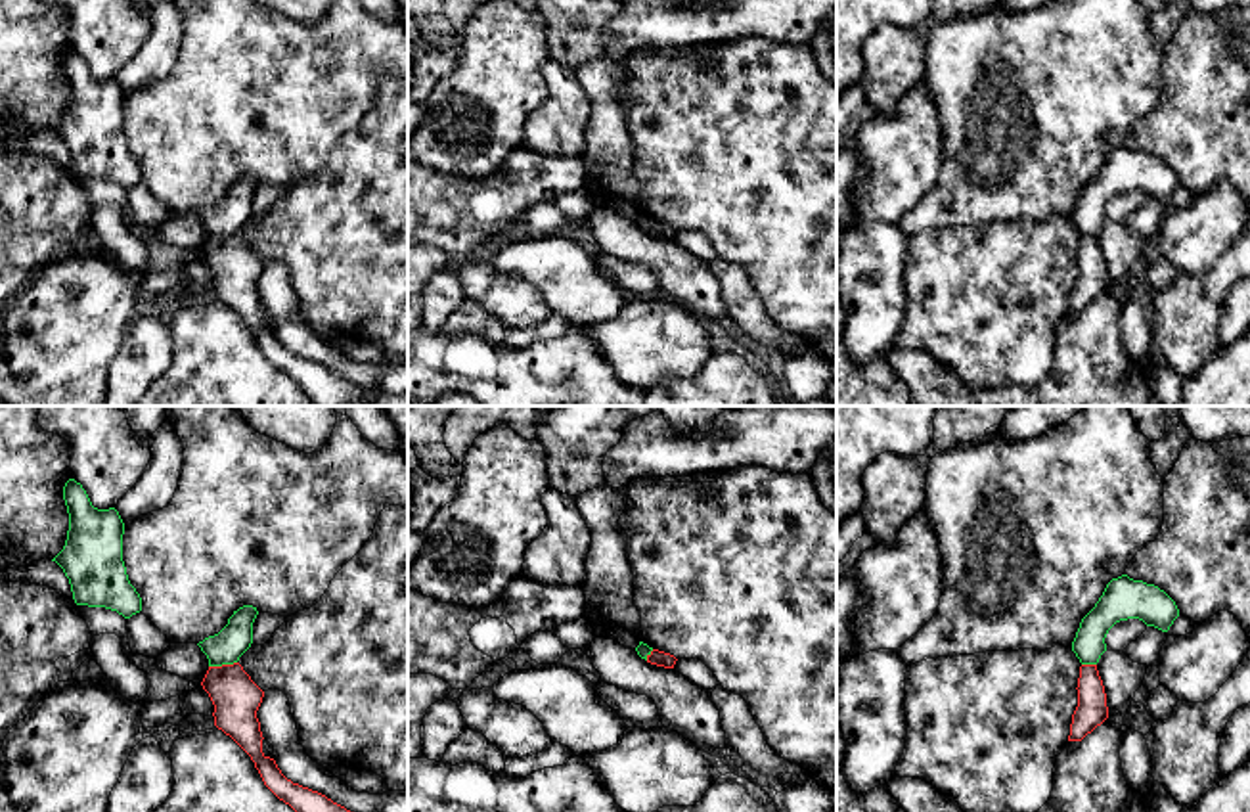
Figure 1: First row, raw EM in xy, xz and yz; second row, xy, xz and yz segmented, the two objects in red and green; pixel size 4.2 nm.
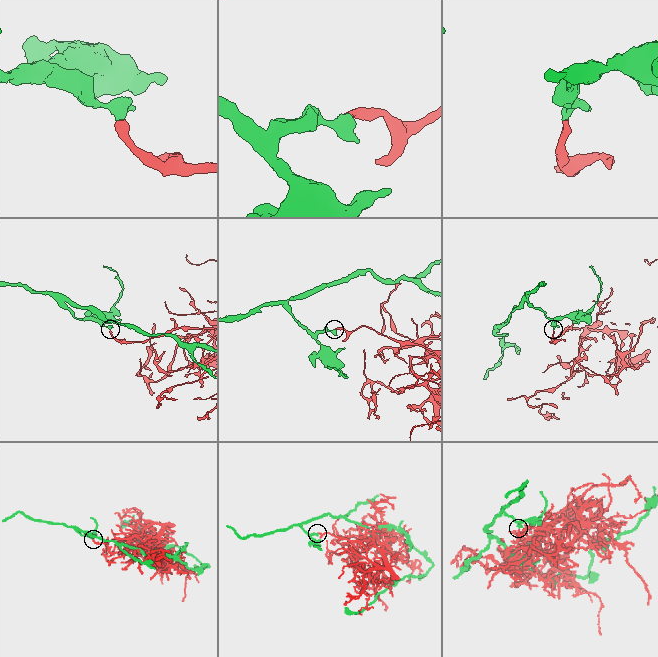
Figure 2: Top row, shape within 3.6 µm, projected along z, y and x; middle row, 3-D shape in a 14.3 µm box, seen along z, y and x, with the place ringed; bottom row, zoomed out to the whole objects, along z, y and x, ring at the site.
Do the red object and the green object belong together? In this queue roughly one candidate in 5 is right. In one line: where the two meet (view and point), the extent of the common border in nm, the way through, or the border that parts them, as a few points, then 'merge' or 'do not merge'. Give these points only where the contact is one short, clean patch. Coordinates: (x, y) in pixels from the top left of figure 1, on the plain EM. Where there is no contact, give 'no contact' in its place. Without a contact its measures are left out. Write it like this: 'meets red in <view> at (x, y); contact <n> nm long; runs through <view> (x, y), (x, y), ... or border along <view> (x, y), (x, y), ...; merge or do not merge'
meets red in xy at (223, 236); contact 120 nm long; border along xy (236, 232), (209, 238); do not merge

